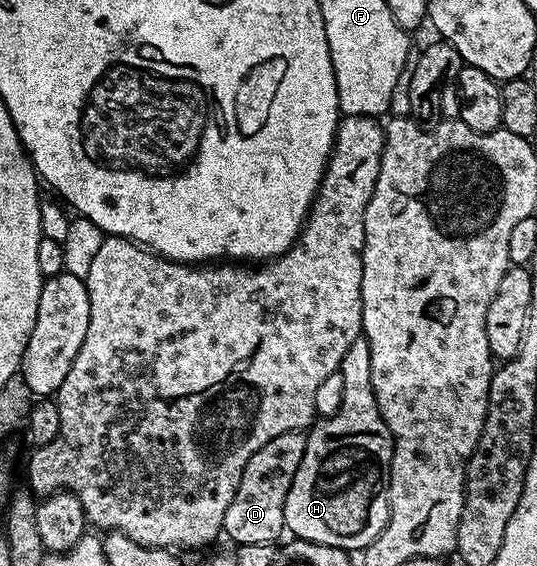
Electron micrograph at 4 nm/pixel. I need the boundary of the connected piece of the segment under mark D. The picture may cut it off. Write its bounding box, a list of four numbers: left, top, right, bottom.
[221,431,306,546]

